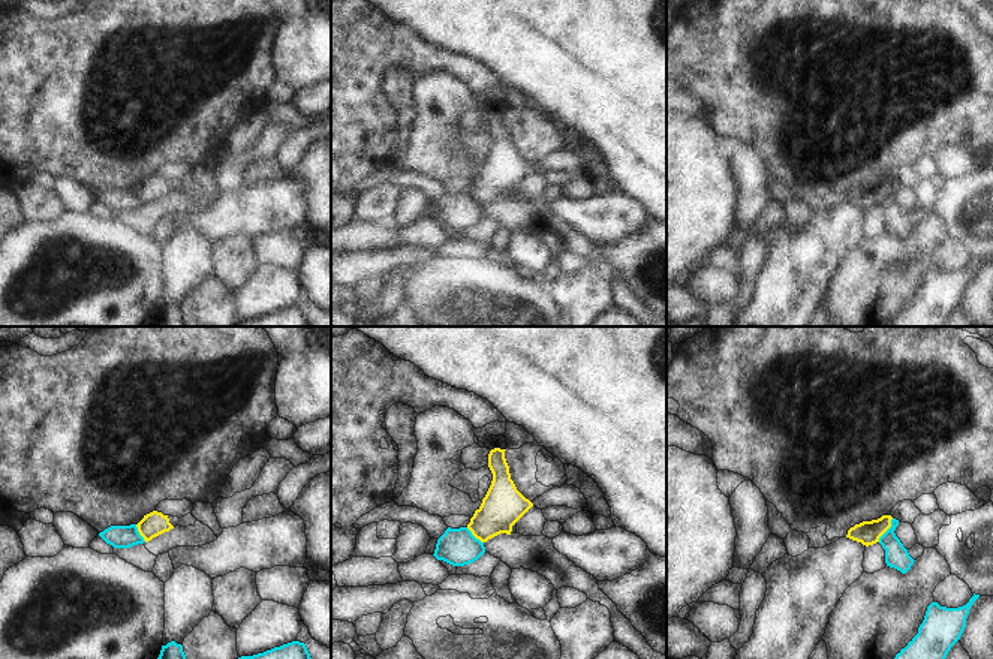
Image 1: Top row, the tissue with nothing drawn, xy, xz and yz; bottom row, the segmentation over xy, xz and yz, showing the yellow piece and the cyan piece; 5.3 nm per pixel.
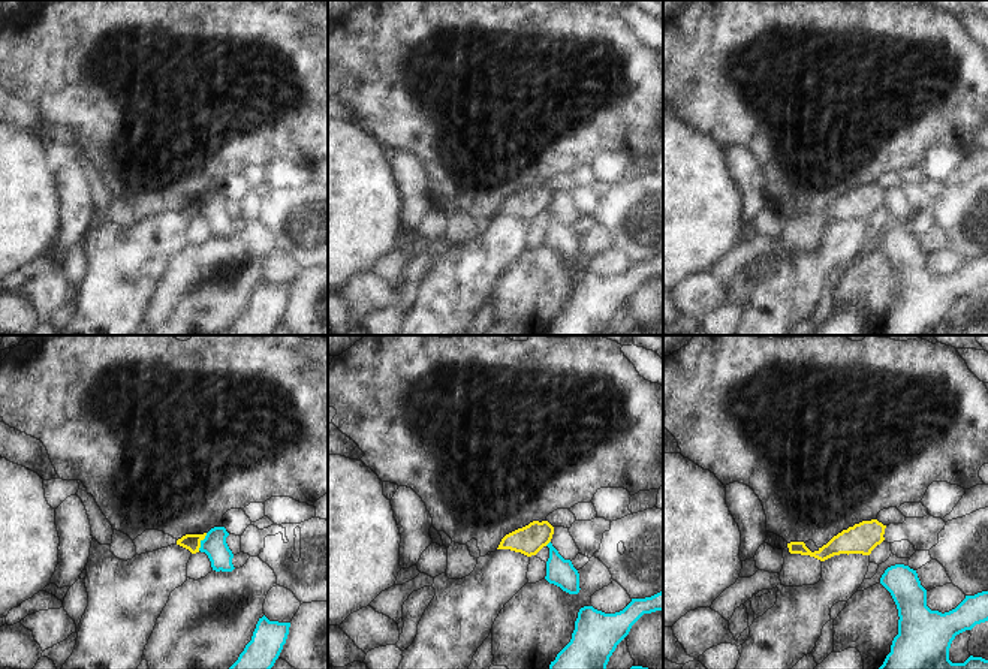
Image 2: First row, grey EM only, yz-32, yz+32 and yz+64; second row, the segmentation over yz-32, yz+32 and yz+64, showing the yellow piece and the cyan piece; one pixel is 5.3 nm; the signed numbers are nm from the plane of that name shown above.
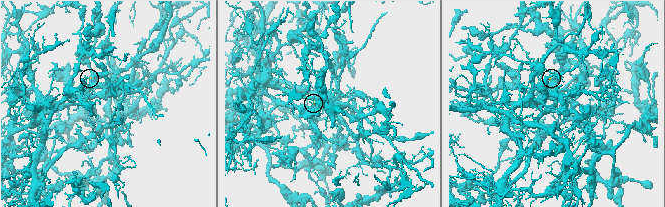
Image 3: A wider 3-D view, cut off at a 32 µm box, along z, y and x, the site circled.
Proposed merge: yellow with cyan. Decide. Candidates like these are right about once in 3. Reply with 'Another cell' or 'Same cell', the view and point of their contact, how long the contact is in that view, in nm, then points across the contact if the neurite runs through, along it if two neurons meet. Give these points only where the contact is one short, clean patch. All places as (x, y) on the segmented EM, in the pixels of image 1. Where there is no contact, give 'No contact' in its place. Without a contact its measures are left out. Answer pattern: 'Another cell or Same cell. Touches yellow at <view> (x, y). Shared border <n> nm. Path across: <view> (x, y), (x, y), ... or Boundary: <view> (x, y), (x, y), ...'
Another cell. Touches yellow at yz (887, 529). Shared border 150 nm. Boundary: yz (893, 518), (878, 541).

